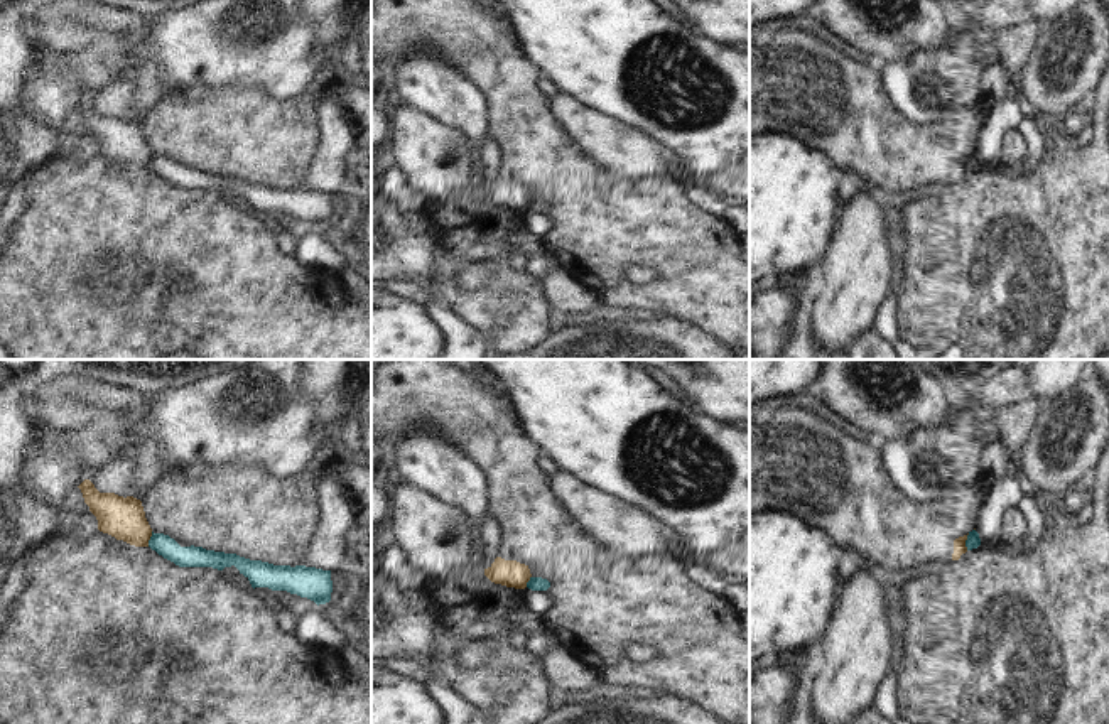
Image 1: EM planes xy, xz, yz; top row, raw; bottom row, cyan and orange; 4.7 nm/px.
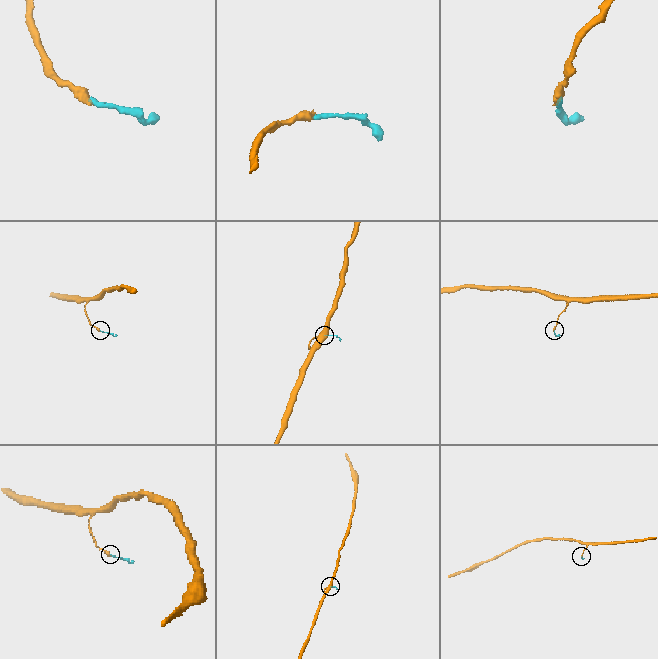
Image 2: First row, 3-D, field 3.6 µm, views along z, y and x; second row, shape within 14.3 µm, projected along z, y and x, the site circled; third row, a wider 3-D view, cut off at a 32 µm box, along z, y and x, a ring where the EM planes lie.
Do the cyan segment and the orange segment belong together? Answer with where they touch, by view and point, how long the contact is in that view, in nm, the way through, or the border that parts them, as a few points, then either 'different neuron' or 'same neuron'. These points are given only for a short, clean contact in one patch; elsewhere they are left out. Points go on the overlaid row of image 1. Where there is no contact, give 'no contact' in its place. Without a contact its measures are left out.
meets cyan in yz at (966, 542); contact 80 nm long; border along yz (969, 534), (966, 549); different neuron

